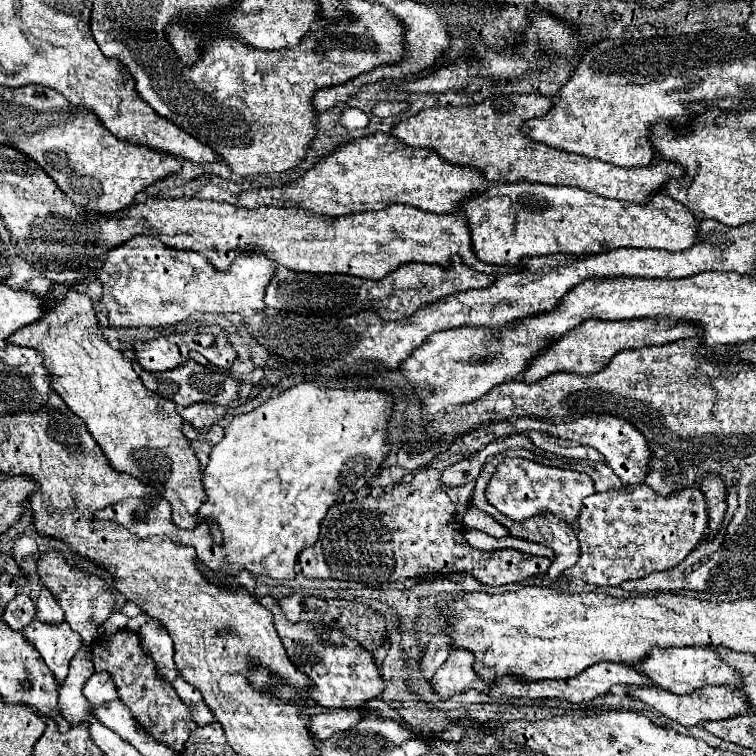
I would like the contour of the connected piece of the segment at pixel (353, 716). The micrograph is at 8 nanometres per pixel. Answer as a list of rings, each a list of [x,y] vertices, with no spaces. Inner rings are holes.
[[[359,708],[349,710],[337,710],[337,712],[317,712],[311,716],[309,728],[319,740],[331,738],[335,732],[343,732],[351,726],[355,726],[359,720],[369,716],[371,712],[359,712]]]

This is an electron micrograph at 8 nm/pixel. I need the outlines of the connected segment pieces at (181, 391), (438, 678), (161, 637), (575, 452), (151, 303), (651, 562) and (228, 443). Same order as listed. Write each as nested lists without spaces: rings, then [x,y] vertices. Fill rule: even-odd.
[[[189,360],[189,362],[181,364],[179,368],[173,368],[171,372],[155,372],[153,374],[153,372],[141,370],[139,378],[151,392],[173,400],[177,406],[191,406],[195,402],[215,402],[215,404],[225,406],[225,404],[237,400],[237,392],[239,392],[239,382],[235,378],[231,378],[229,374],[219,372],[219,370],[209,370],[201,364],[197,364],[195,360]]]
[[[453,648],[447,662],[439,666],[433,676],[433,686],[437,694],[447,700],[451,694],[461,692],[463,688],[475,688],[479,676],[475,676],[475,658],[465,648]]]
[[[147,620],[139,630],[139,638],[145,652],[155,660],[157,670],[163,672],[163,678],[173,682],[177,676],[177,668],[173,662],[175,650],[169,632],[163,630],[163,624],[159,624],[159,620]]]
[[[558,441],[556,443],[555,450],[556,451],[547,451],[548,453],[560,455],[562,457],[566,458],[573,458],[573,459],[589,459],[596,458],[596,461],[603,461],[605,463],[605,459],[603,459],[602,454],[599,454],[596,450],[594,451],[592,448],[588,446],[578,446],[575,448],[567,448],[562,447],[558,444]]]
[[[133,236],[129,242],[111,248],[103,260],[101,268],[95,268],[93,274],[103,284],[103,306],[107,308],[109,324],[111,326],[169,326],[189,318],[193,312],[247,312],[247,310],[263,310],[263,294],[265,288],[275,272],[275,264],[265,256],[239,256],[227,272],[217,272],[203,254],[187,252],[187,250],[173,250],[167,248],[155,236]]]
[[[631,484],[591,494],[583,500],[577,526],[581,558],[561,576],[597,586],[619,586],[625,580],[669,570],[697,546],[705,534],[705,524],[707,504],[699,488],[687,488],[671,496],[655,496],[647,484]]]
[[[299,382],[297,386],[281,392],[279,396],[275,398],[269,398],[267,402],[263,402],[261,406],[257,406],[255,410],[247,412],[247,414],[239,414],[233,418],[233,422],[225,428],[225,438],[215,444],[211,448],[211,454],[209,454],[209,464],[207,464],[207,474],[205,474],[205,494],[207,494],[207,500],[203,502],[203,506],[199,508],[199,518],[203,522],[197,522],[197,526],[193,530],[181,530],[175,526],[175,522],[171,520],[171,504],[163,498],[163,494],[159,492],[151,502],[151,512],[147,512],[147,516],[143,516],[143,520],[139,520],[139,516],[135,516],[135,508],[139,508],[139,500],[135,498],[129,498],[129,500],[123,500],[123,504],[115,504],[111,508],[105,508],[103,512],[99,512],[97,516],[103,518],[103,520],[115,520],[119,524],[123,524],[131,534],[139,536],[139,538],[147,538],[147,536],[167,536],[179,544],[189,544],[197,550],[197,556],[203,560],[203,564],[213,570],[213,572],[223,572],[223,574],[239,574],[241,570],[249,570],[253,574],[265,574],[269,578],[275,578],[275,580],[293,580],[295,578],[295,562],[297,562],[297,556],[303,548],[307,546],[313,546],[319,538],[319,522],[323,520],[323,516],[327,514],[327,508],[333,506],[335,502],[339,502],[339,496],[343,500],[343,496],[347,492],[357,492],[363,484],[369,482],[369,478],[385,464],[385,454],[387,454],[387,448],[385,448],[385,428],[387,428],[387,420],[391,416],[391,408],[393,408],[393,398],[383,394],[383,392],[377,392],[377,390],[343,390],[343,388],[335,388],[335,390],[327,390],[327,388],[321,388],[317,386],[315,382]],[[211,524],[217,524],[221,534],[223,534],[223,540],[221,544],[217,544],[213,538],[211,538]]]

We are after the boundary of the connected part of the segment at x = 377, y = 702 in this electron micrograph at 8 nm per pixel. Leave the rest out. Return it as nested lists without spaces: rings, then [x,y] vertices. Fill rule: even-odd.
[[[375,698],[375,700],[369,700],[367,704],[363,704],[363,708],[371,710],[375,716],[381,716],[381,718],[393,718],[393,720],[399,720],[401,722],[401,716],[397,714],[395,708],[391,708],[385,700],[381,698]]]

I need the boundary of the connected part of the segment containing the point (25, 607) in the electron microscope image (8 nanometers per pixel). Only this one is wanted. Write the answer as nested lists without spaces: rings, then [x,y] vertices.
[[[17,594],[5,608],[3,620],[13,628],[21,630],[35,618],[35,604],[27,594]]]

